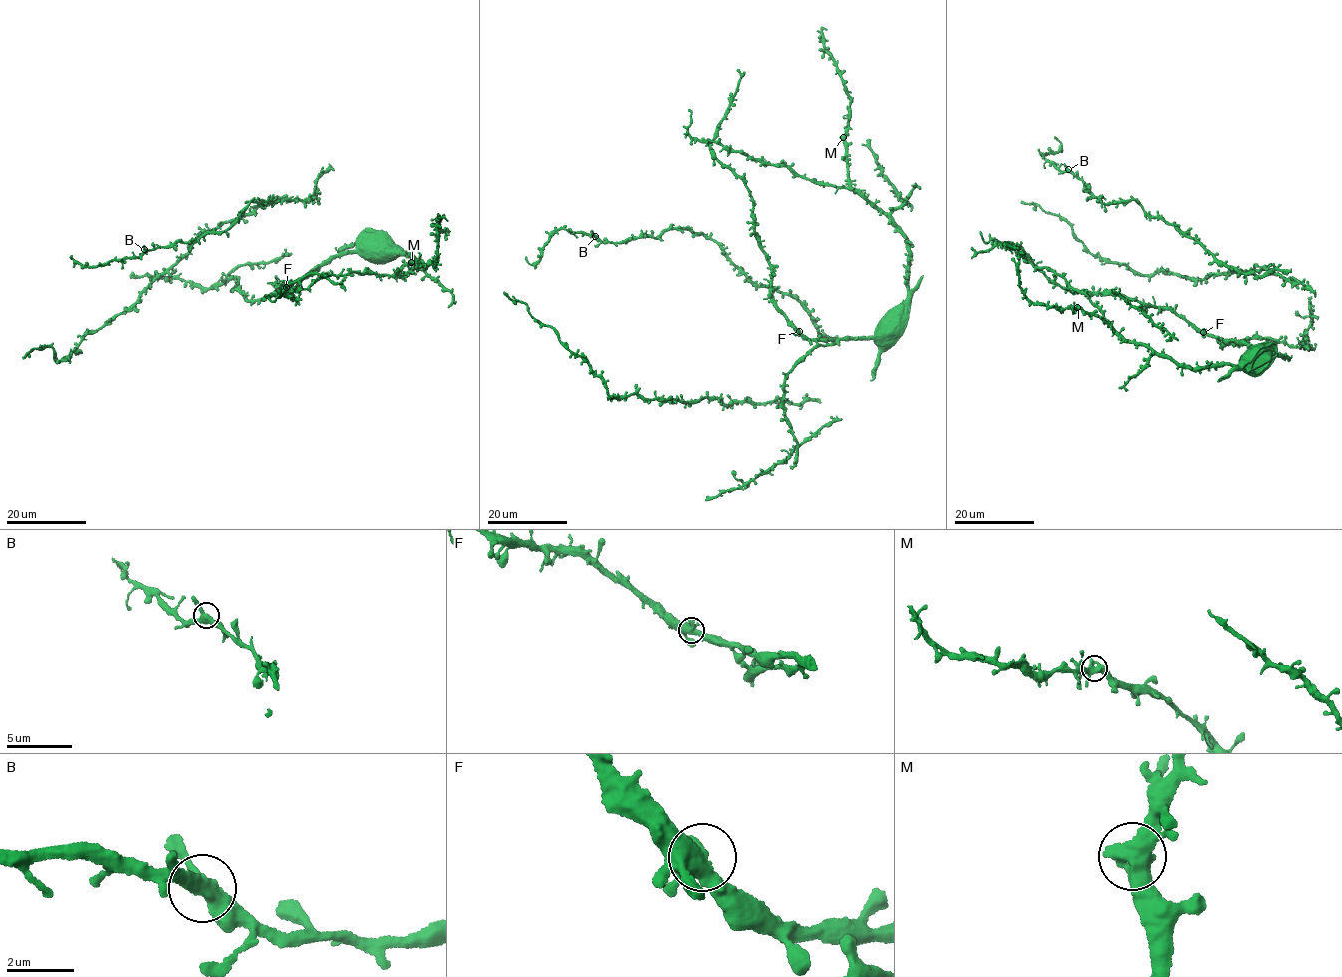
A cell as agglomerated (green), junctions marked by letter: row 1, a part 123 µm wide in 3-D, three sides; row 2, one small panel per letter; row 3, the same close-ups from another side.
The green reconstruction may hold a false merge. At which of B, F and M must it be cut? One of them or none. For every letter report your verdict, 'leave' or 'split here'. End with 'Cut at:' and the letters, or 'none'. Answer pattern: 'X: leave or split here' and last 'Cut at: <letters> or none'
B: leave
F: leave
M: leave
Cut at: none

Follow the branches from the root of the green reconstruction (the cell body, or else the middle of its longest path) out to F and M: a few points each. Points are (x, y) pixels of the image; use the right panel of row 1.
F: (1249, 353), (1247, 351), (1255, 353), (1247, 343), (1203, 332)
M: (1249, 353), (1237, 366), (1182, 368), (1147, 346), (1126, 341), (1098, 316), (1077, 307)

